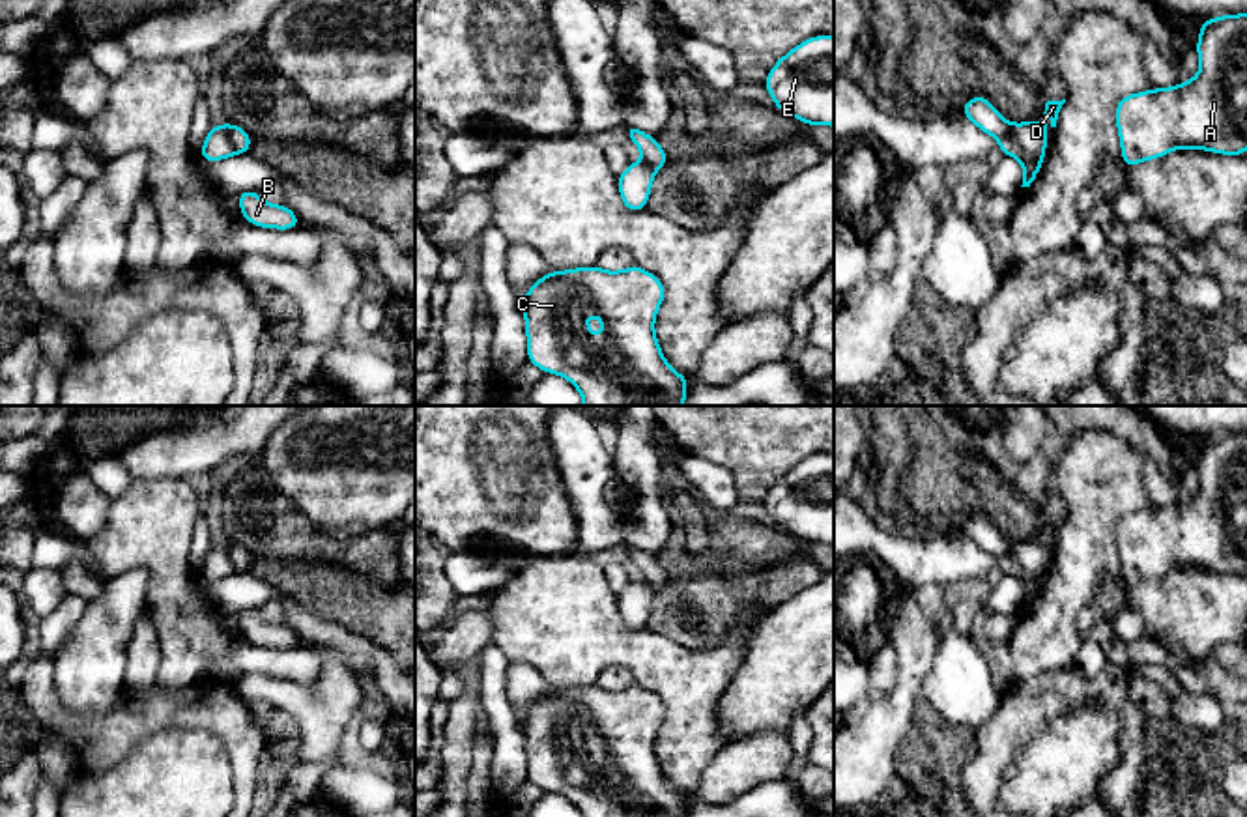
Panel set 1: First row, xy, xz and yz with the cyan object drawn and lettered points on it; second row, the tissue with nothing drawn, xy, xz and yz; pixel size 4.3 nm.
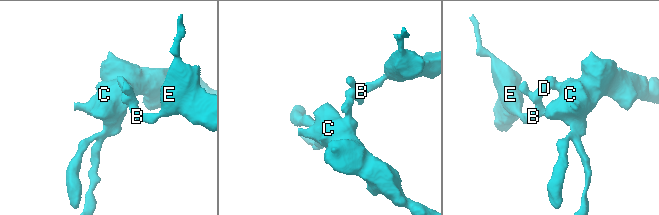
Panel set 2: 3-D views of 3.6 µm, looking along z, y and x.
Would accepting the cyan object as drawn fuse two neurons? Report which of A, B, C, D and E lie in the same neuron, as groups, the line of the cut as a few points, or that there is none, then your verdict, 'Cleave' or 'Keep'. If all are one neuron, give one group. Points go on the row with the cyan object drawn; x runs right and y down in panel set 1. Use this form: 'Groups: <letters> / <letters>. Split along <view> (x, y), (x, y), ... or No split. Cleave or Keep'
Groups: A C D / B E. Split along xy (227, 124), (236, 154). Cleave

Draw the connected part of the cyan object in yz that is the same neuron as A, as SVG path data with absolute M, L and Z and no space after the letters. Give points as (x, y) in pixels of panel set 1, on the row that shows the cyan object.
M1247 13L1198 24L1198 75L1116 101L1116 129L1125 168L1163 159L1172 150L1243 157L1247 151Z

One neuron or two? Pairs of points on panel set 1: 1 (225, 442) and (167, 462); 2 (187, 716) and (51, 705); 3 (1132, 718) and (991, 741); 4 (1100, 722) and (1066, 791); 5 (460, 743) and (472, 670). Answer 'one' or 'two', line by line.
1: one
2: one
3: one
4: one
5: one

